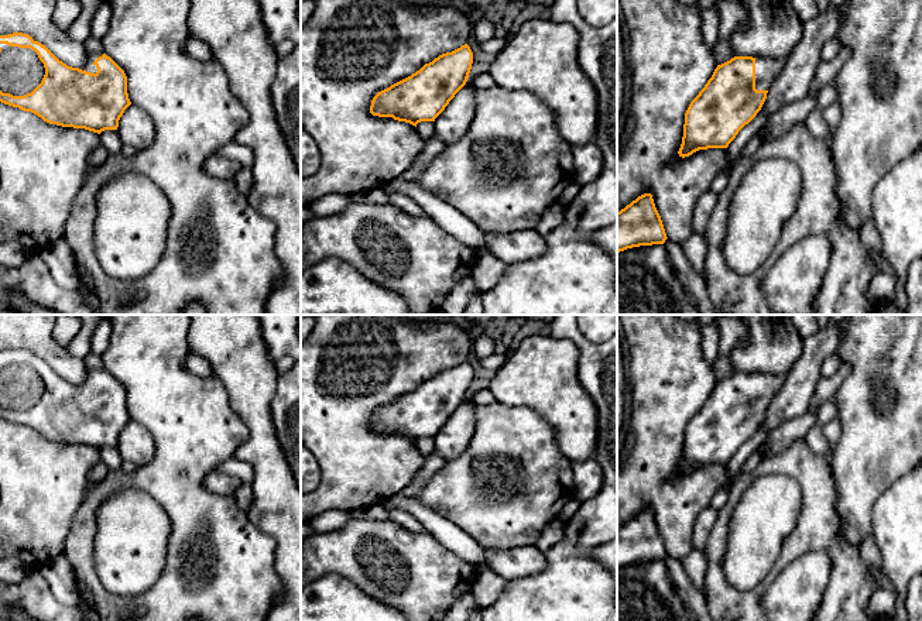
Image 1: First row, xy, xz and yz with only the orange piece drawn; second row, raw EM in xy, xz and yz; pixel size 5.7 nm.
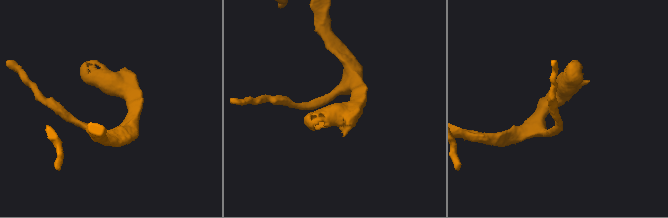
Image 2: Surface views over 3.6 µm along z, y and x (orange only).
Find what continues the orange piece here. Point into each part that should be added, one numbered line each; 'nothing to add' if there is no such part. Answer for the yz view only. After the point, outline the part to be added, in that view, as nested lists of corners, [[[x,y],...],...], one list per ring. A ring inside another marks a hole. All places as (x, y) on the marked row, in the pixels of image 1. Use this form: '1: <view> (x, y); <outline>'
1: yz (767, 69); [[[755,56],[755,89],[770,90],[785,65],[784,58]]]

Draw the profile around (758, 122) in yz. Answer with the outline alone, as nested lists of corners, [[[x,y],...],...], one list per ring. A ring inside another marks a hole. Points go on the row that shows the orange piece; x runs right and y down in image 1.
[[[760,110],[757,116],[738,131],[736,138],[727,147],[727,157],[731,164],[734,164],[738,159],[738,155],[744,148],[744,145],[754,135],[757,135],[757,133],[765,126],[767,120],[768,120],[768,114]]]

